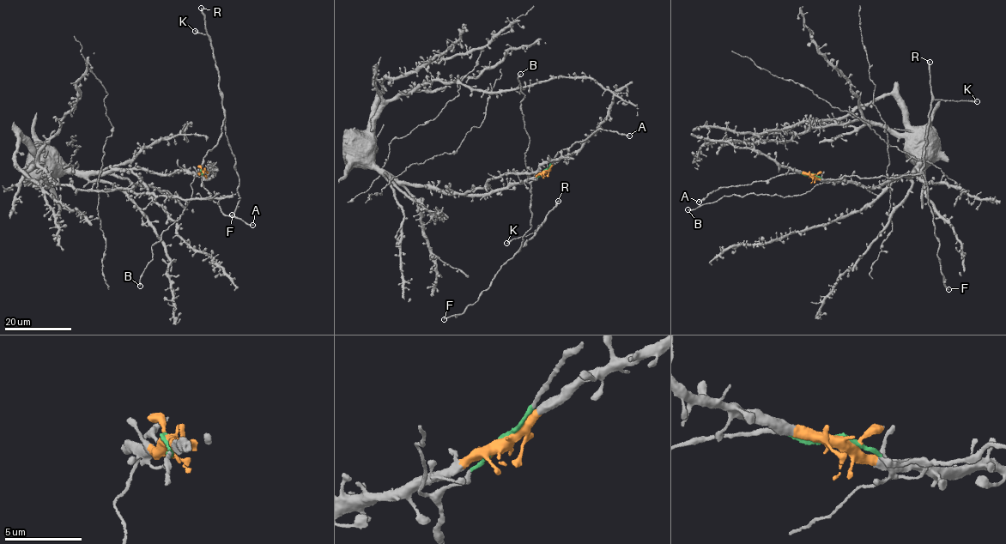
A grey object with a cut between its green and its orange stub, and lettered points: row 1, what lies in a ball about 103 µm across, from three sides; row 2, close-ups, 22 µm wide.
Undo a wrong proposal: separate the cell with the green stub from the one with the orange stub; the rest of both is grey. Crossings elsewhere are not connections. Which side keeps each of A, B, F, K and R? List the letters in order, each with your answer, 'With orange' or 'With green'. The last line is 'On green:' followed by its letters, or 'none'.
A: With green
B: With green
F: With green
K: With green
R: With green
On green: A, B, F, K, R

